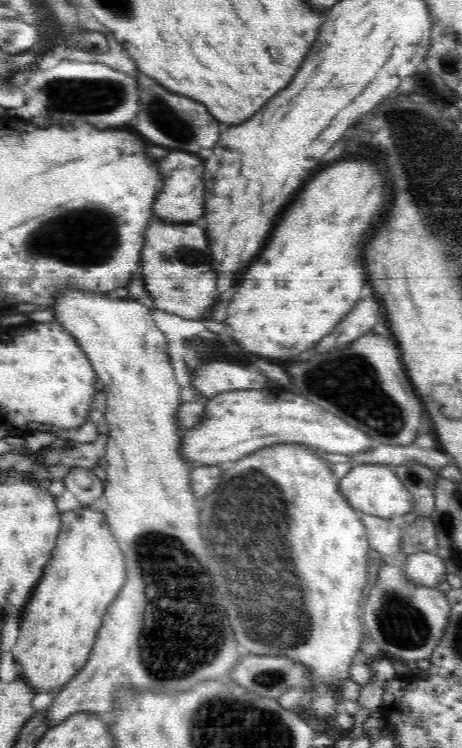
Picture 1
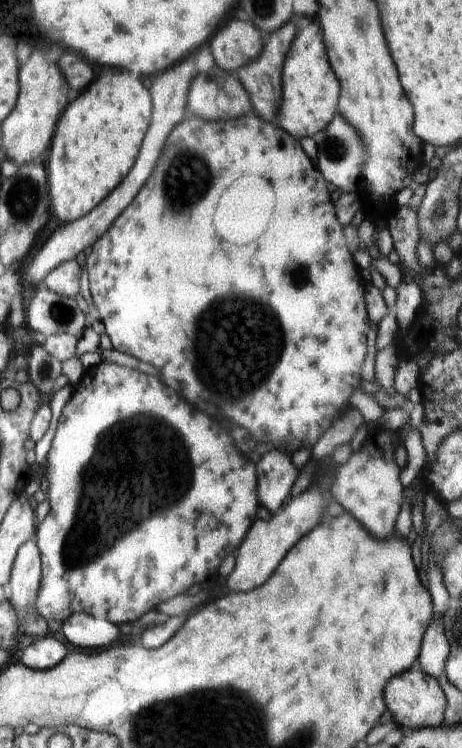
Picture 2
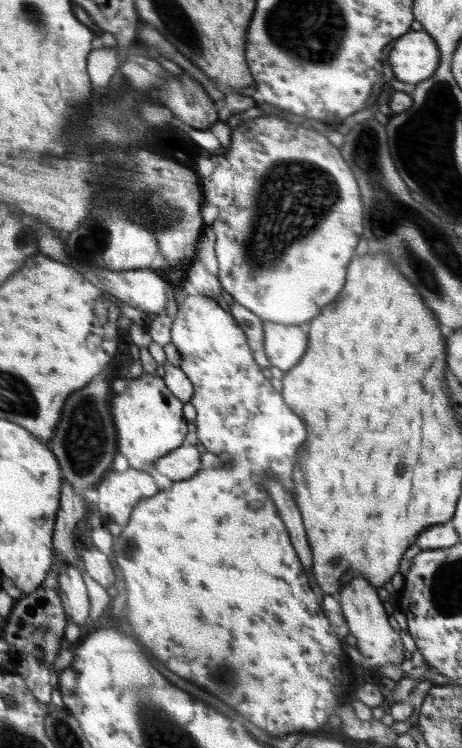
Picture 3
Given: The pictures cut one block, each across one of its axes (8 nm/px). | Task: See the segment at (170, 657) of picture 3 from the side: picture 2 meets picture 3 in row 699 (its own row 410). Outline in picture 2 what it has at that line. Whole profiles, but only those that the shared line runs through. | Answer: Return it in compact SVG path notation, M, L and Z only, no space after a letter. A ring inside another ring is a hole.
M189 114L184 121L180 122L178 126L172 129L172 132L170 132L168 138L166 138L165 144L166 146L164 146L164 150L162 150L162 154L160 154L160 158L158 158L160 162L156 164L156 170L152 172L152 176L148 178L148 182L142 186L142 190L138 192L138 196L128 205L128 208L112 222L110 228L106 230L106 234L102 234L102 236L94 242L92 245L92 252L90 252L90 256L86 257L86 264L84 264L89 276L90 294L94 301L92 307L93 310L98 311L99 320L104 324L104 328L106 328L106 334L111 340L112 349L118 350L118 352L124 352L124 350L126 350L126 354L130 354L130 356L134 356L136 360L142 360L142 362L146 362L146 364L152 364L156 370L160 370L160 372L164 372L164 374L168 374L168 370L170 370L170 372L172 372L172 378L180 384L180 392L182 392L182 394L194 394L196 398L214 404L214 406L218 408L218 412L220 412L226 420L232 418L230 422L242 426L244 430L248 430L256 442L258 442L258 440L266 440L268 444L290 444L290 446L294 446L296 450L314 445L332 425L336 416L339 416L345 411L347 408L346 406L350 405L350 397L355 389L358 389L361 383L361 366L367 353L366 339L369 333L370 323L373 321L366 311L366 303L364 302L364 283L360 282L360 269L358 269L354 263L353 255L351 255L350 250L348 250L343 226L340 224L334 205L330 201L330 195L326 186L328 182L322 176L319 169L312 165L312 161L310 161L311 158L304 152L299 139L292 138L292 135L285 132L280 126L274 126L272 122L266 122L261 117L253 114L240 116L240 118L232 118L232 120L228 120L227 122L224 120L214 120L214 122L208 120L208 122L206 122L206 120L202 120L200 116ZM246 172L248 172L248 174L250 174L250 172L256 172L256 174L262 172L262 176L266 176L266 178L270 180L270 184L274 186L276 196L292 196L292 198L276 198L274 216L270 218L270 224L268 224L268 228L266 228L266 232L264 232L262 236L258 236L254 242L250 242L250 244L246 244L246 246L232 246L232 244L226 244L224 240L220 240L218 234L214 232L214 226L212 226L212 212L216 210L216 202L218 202L222 190L226 190L228 184L234 182L234 176L242 176L242 174L246 174ZM290 182L300 182L300 184L290 184ZM248 302L250 302L250 304L248 304ZM204 304L212 304L212 307L210 310L204 312ZM150 336L152 336L152 342L150 342Z

